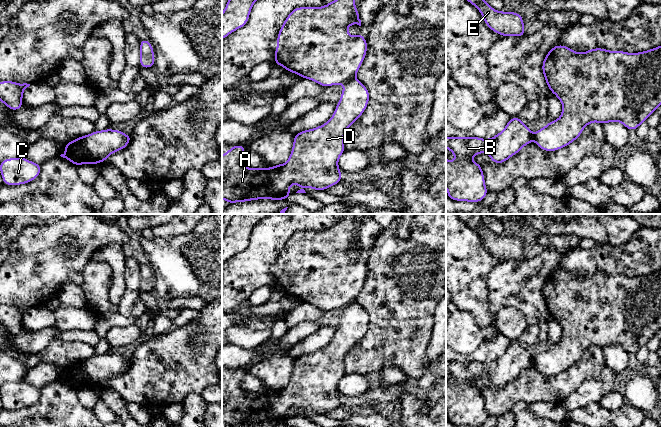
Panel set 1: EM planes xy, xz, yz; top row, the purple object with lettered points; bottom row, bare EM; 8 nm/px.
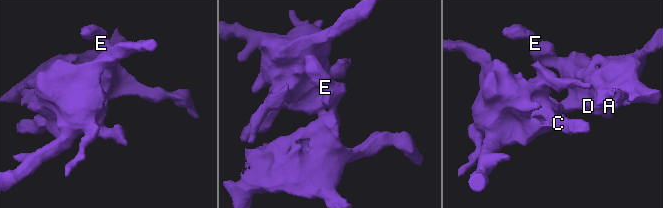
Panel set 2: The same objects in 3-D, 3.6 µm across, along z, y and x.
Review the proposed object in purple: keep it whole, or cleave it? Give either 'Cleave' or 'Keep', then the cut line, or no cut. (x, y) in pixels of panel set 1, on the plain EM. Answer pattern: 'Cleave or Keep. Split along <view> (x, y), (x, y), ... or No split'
Cleave. Split along xz (354, 301), (345, 307)

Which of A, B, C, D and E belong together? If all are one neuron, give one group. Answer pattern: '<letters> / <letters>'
A D E / B C

